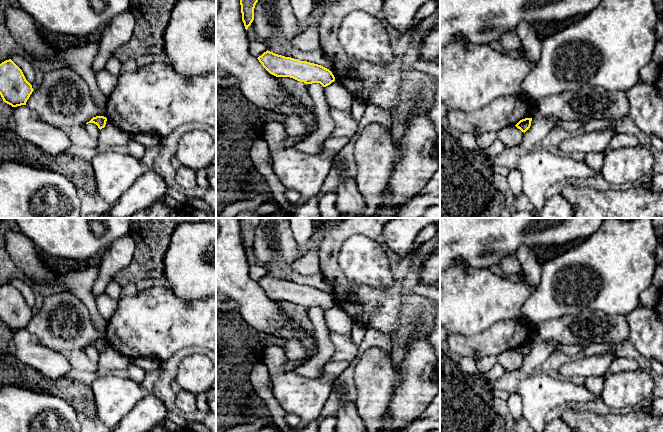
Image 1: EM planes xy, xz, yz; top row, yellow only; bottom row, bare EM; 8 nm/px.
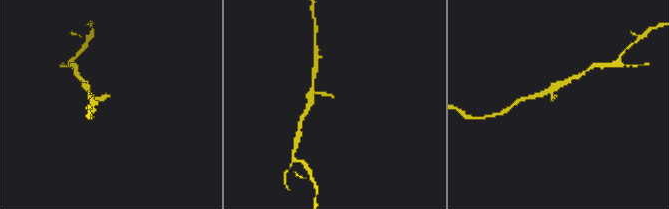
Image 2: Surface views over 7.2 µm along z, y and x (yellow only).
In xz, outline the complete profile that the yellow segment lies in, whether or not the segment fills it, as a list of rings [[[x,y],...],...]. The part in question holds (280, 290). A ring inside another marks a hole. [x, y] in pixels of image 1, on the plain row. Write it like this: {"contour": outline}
{"contour": [[[268,274],[257,283],[276,301],[290,301],[305,308],[320,307],[323,311],[335,305],[332,296],[318,288],[285,281]]]}

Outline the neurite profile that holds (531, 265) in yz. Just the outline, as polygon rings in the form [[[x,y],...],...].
[[[521,245],[515,255],[523,270],[523,281],[537,288],[541,280],[542,261],[539,260],[534,249],[526,245]]]

